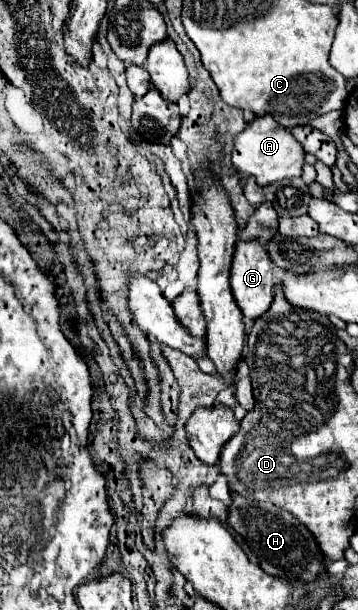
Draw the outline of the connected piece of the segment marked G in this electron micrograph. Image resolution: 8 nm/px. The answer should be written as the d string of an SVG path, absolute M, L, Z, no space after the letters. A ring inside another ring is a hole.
M238 242L236 252L234 252L234 262L232 262L232 292L234 298L246 318L258 318L262 316L272 302L272 290L274 290L274 264L266 252L266 248L260 242Z

